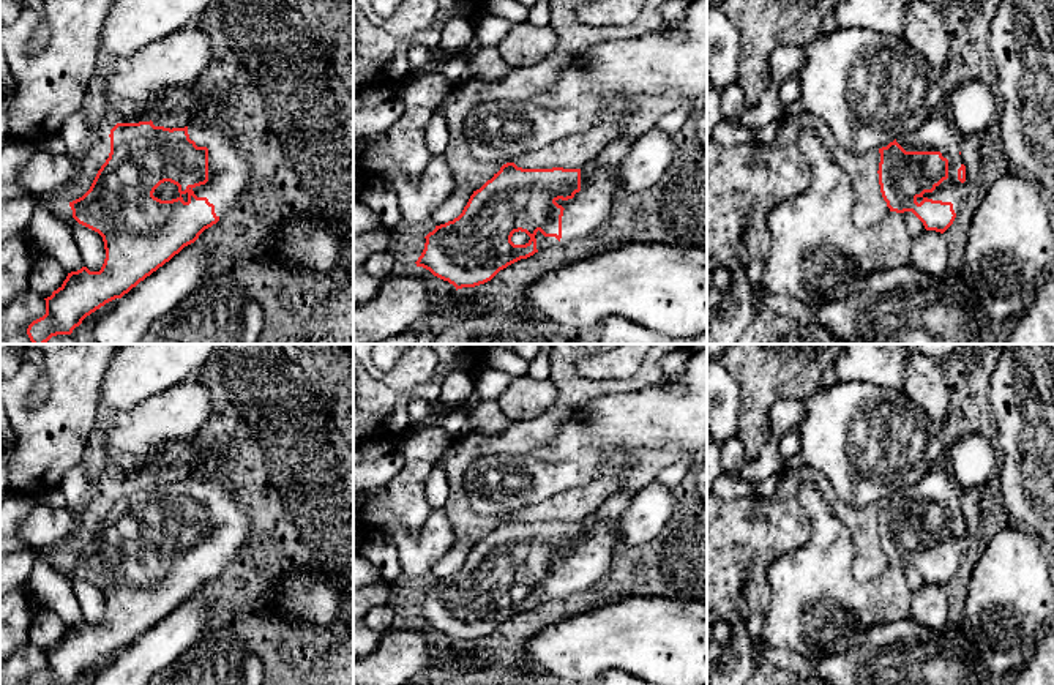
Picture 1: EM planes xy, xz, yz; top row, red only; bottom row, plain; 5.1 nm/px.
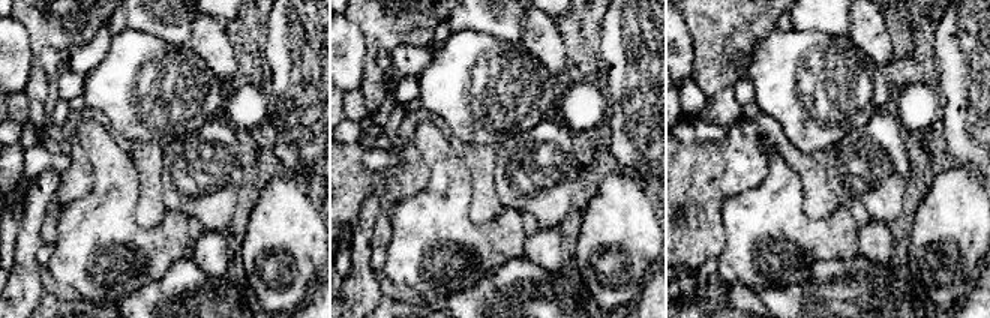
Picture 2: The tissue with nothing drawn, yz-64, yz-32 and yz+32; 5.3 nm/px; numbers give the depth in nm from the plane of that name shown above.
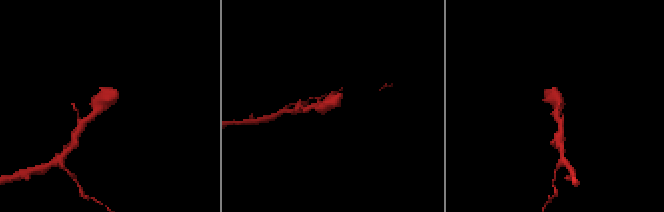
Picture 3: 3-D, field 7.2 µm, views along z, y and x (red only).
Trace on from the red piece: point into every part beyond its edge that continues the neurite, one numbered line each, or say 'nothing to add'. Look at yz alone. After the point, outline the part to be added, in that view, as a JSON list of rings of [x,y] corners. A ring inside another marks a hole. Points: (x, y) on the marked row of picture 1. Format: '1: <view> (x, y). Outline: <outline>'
1: yz (938, 133). Outline: [[[934,110],[918,129],[901,134],[896,142],[906,152],[940,152],[948,159],[948,178],[936,186],[933,193],[925,193],[921,197],[917,197],[917,202],[920,204],[925,197],[951,202],[958,215],[962,188],[962,183],[958,180],[958,169],[962,159],[959,155],[958,131],[947,110]]]

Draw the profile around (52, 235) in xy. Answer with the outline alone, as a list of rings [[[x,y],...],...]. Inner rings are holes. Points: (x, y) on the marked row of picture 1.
[[[36,200],[28,232],[36,246],[54,256],[68,273],[84,267],[69,226],[62,221],[49,200]]]

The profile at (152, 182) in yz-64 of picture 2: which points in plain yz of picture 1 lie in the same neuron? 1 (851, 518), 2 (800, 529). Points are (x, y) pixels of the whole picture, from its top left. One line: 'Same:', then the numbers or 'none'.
Same: 1, 2

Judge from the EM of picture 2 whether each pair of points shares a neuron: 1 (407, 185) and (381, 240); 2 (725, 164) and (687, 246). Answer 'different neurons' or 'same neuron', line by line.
1: same neuron
2: same neuron

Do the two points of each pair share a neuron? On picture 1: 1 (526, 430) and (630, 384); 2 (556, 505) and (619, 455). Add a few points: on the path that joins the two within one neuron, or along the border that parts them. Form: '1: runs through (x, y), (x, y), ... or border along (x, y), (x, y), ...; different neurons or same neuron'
1: runs through (551, 422), (583, 390), (605, 387); same neuron
2: runs through (575, 504), (584, 501), (609, 474); same neuron

